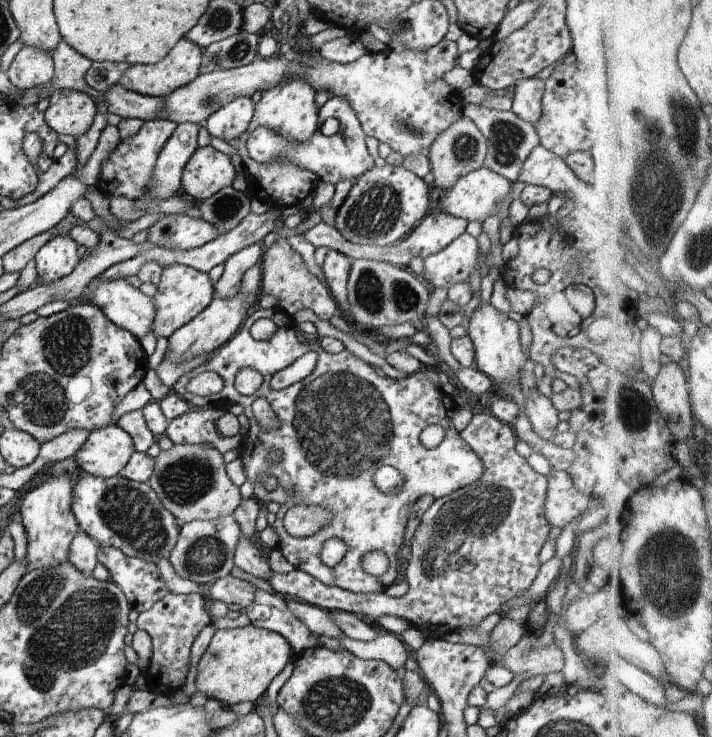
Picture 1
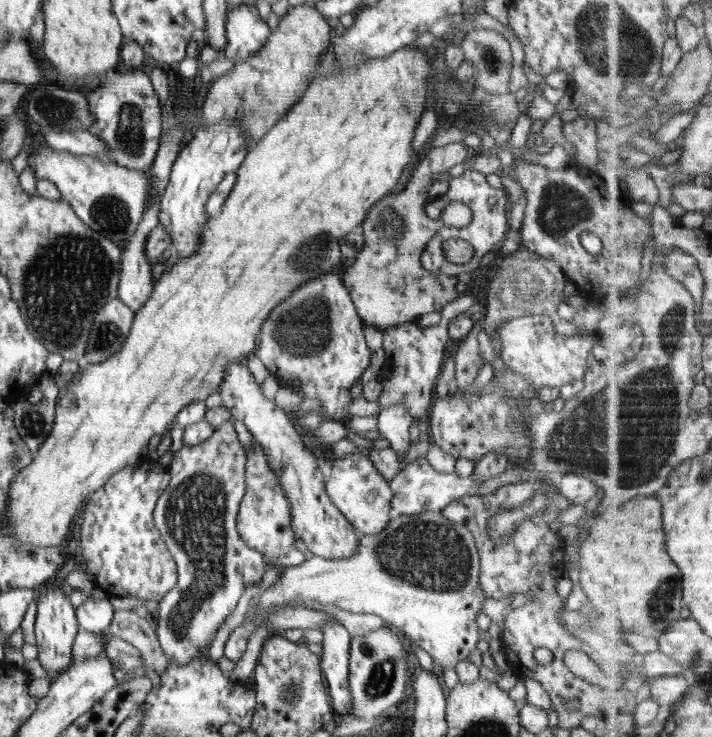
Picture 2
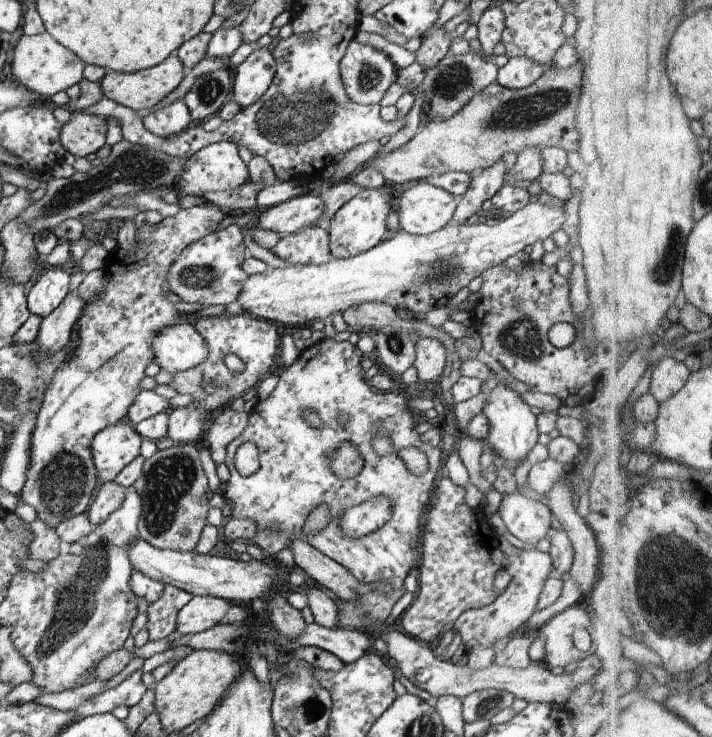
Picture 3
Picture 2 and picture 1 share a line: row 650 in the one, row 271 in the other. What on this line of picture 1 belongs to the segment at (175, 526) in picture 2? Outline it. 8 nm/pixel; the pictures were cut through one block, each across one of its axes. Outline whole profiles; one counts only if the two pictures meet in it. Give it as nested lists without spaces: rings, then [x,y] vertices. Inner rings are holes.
[[[174,265],[163,269],[157,289],[158,291],[153,296],[156,307],[153,333],[157,338],[162,338],[162,336],[168,338],[174,331],[198,316],[198,313],[202,312],[215,297],[214,287],[208,273],[186,265]]]

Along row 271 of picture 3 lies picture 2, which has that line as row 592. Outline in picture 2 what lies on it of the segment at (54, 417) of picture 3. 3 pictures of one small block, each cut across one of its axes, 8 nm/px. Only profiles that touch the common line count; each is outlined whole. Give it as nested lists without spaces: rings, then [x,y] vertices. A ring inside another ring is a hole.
[[[148,456],[136,460],[136,464],[116,472],[102,488],[93,492],[86,502],[80,525],[81,546],[80,559],[84,571],[94,585],[102,589],[108,597],[136,597],[144,600],[160,601],[167,592],[177,586],[177,565],[173,556],[164,547],[160,530],[154,523],[154,510],[158,498],[170,482],[169,467],[164,467],[158,460]]]

